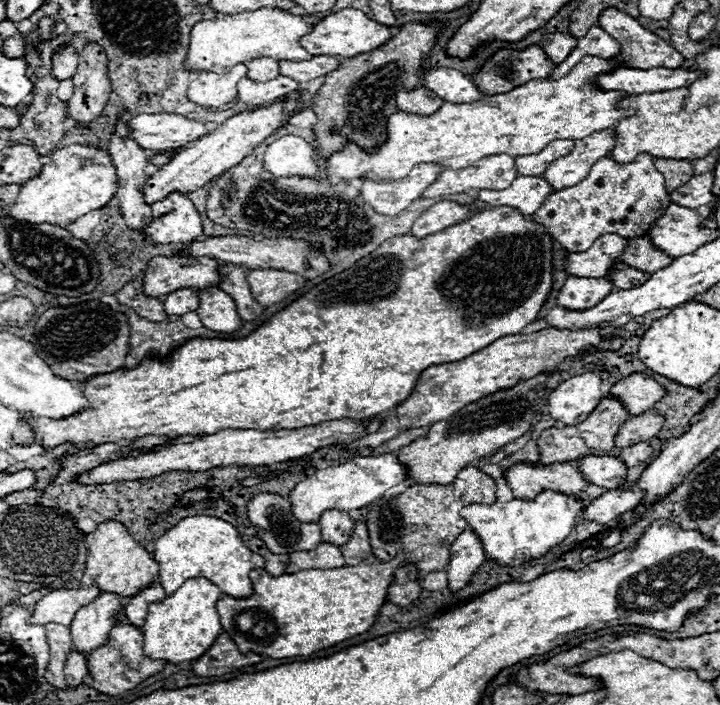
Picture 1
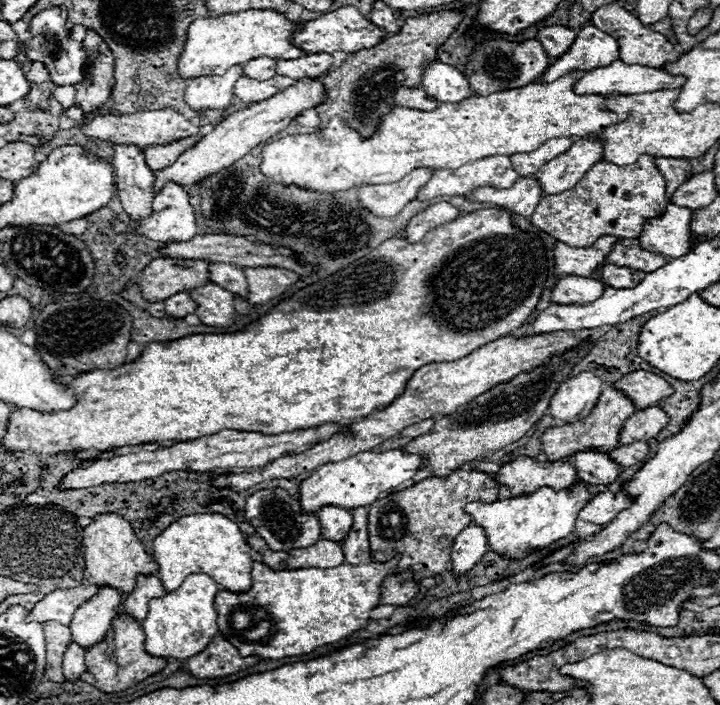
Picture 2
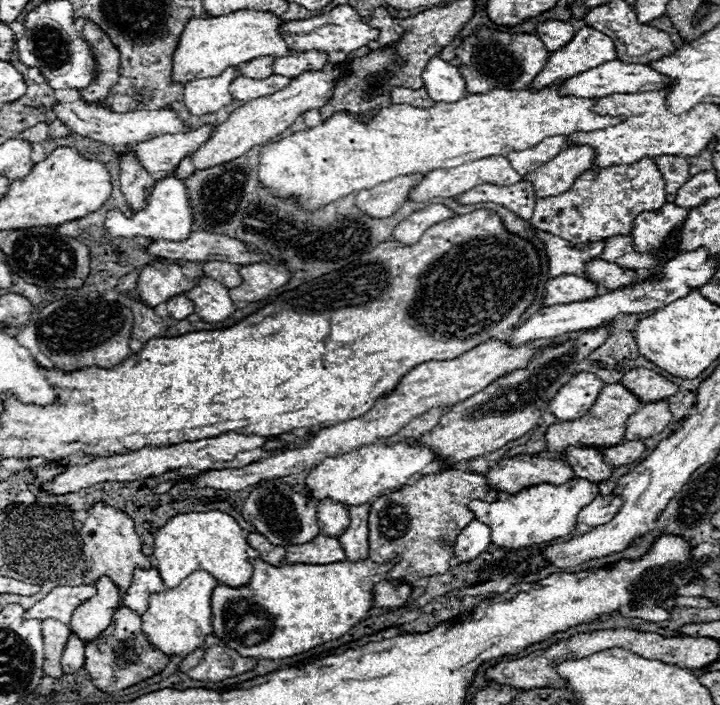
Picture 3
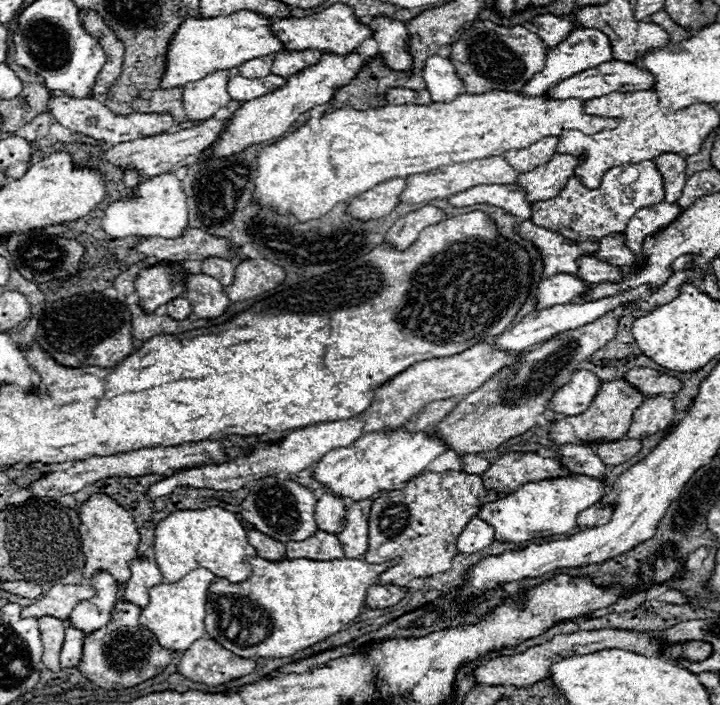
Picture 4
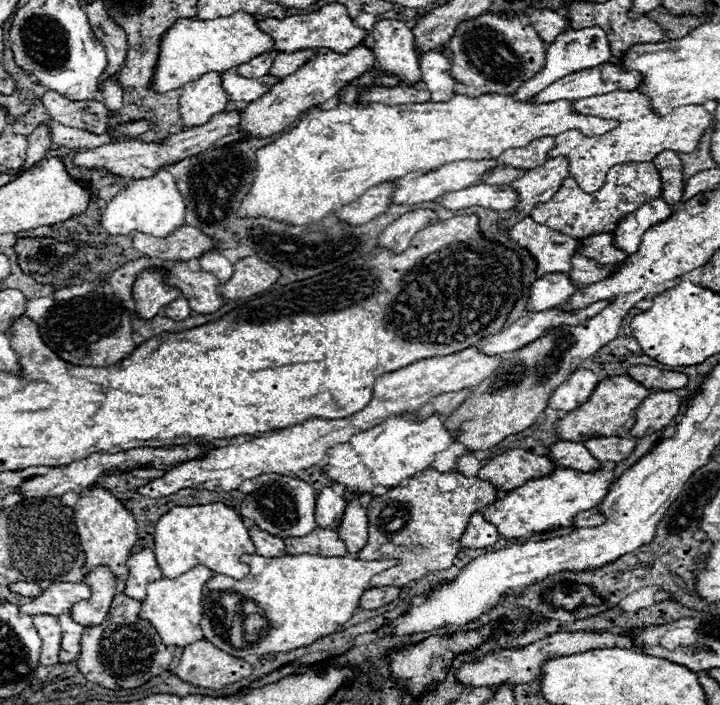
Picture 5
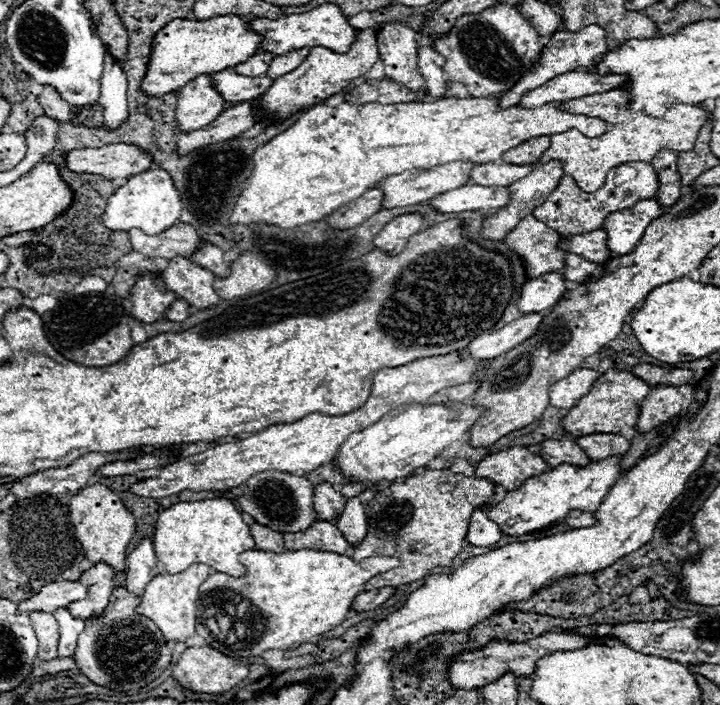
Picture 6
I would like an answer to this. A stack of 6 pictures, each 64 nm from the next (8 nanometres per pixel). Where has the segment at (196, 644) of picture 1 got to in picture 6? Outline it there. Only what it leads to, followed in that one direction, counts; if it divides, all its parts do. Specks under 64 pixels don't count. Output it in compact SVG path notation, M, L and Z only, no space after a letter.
M194 564L186 572L180 574L162 574L148 582L144 596L140 598L138 614L150 618L158 624L158 628L164 634L166 642L186 642L196 634L196 600L198 600L198 588L200 584L212 574L214 570L208 564Z

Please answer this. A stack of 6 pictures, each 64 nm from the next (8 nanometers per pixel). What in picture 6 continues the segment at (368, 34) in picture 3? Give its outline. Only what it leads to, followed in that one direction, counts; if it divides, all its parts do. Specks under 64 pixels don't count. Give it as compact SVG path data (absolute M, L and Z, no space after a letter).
M322 4L306 14L288 14L288 16L282 16L280 20L254 18L250 20L250 26L252 30L264 36L264 42L260 48L274 56L300 50L306 46L324 46L324 48L330 48L332 52L344 54L354 44L356 34L358 34L358 30L348 24L348 18L342 14L342 10L336 4Z

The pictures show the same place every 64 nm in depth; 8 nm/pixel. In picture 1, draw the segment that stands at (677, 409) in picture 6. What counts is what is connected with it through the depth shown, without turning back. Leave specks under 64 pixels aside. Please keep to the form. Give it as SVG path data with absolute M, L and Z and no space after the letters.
M644 412L640 416L630 416L628 422L618 430L614 444L616 448L628 448L638 442L646 442L654 438L662 430L664 418L652 412Z

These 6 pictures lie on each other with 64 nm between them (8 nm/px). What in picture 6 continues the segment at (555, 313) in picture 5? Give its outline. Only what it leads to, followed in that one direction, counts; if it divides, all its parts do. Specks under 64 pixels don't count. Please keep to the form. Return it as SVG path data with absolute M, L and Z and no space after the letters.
M524 314L522 318L514 320L512 324L498 328L490 334L480 334L472 344L466 348L474 358L496 358L506 354L508 350L516 348L518 344L526 342L530 336L536 334L538 326L542 324L542 314Z

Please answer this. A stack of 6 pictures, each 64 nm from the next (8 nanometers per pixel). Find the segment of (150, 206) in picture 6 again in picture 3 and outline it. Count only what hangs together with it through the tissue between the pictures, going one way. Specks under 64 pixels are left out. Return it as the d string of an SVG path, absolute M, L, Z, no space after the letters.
M162 178L156 182L156 186L150 192L148 206L140 212L134 212L132 218L126 218L120 210L110 210L104 222L106 230L116 238L132 238L132 236L144 236L150 240L184 240L194 230L194 220L190 212L190 202L186 194L186 186L178 178Z

